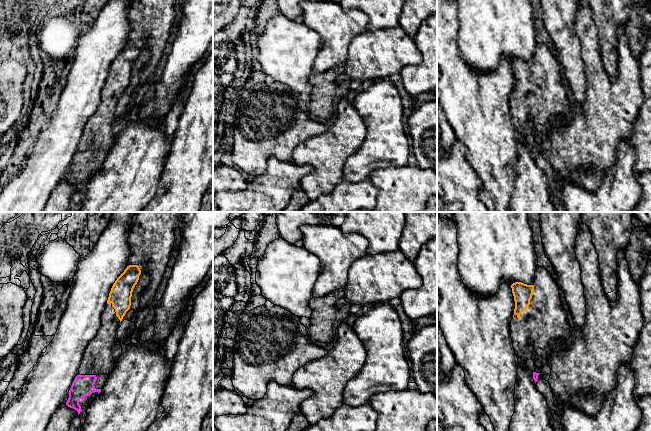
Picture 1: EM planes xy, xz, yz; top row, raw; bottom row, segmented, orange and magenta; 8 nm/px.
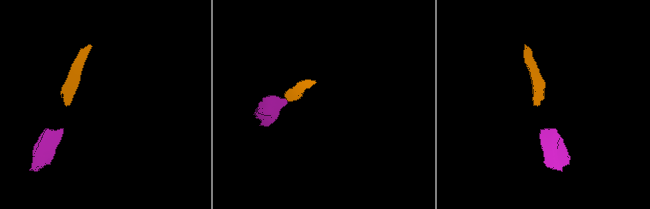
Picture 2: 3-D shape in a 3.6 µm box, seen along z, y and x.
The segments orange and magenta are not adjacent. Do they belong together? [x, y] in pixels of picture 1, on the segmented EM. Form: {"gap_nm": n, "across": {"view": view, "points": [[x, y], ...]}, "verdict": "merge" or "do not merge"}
{"gap_nm": 440, "across": {"view": "yz", "points": [[518, 318], [533, 372]]}, "verdict": "merge"}

